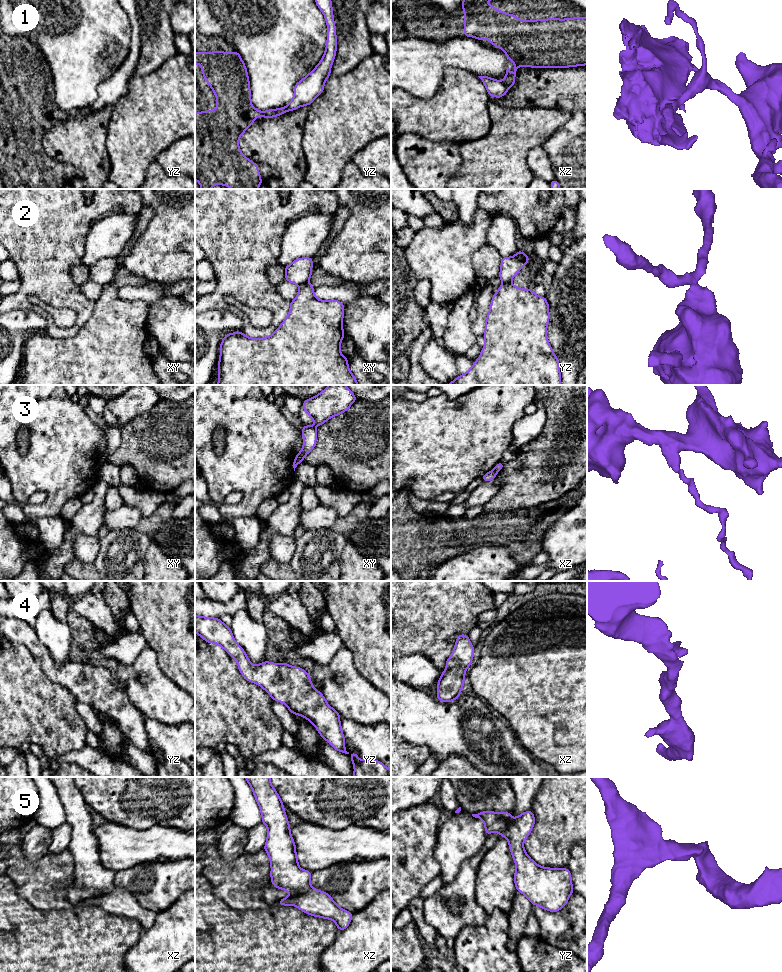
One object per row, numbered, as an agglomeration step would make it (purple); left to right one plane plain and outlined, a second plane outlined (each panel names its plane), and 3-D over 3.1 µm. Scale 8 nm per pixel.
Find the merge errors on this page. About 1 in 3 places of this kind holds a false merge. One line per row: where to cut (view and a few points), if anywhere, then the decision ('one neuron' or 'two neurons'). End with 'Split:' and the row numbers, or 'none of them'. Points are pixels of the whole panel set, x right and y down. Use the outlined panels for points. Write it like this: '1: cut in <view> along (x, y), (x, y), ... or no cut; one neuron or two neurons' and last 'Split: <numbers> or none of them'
1: cut in xz along (502, 81), (508, 87); two neurons
2: cut in xy along (307, 281), (299, 285); two neurons
3: cut in xz along (493, 469), (496, 473); two neurons
4: no cut; one neuron
5: no cut; one neuron
Split: 1, 2, 3

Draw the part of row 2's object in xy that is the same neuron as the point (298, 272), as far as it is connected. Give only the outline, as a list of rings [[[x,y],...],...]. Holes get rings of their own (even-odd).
[[[303,257],[294,260],[285,269],[285,279],[296,285],[302,285],[308,282],[312,276],[311,269],[313,267],[313,259]]]

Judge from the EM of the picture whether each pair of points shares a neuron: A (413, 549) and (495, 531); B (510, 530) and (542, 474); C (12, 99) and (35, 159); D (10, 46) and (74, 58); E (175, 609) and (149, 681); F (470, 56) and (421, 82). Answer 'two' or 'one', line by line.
A: one
B: two
C: one
D: two
E: two
F: one

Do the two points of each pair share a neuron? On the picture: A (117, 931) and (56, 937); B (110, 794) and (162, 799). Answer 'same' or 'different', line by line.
A: same
B: same

